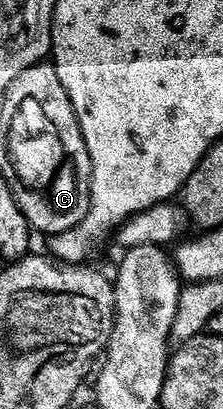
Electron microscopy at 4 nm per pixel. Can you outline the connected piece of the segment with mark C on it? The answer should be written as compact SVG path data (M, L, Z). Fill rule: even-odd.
M45 85L37 94L41 101L45 101L45 105L49 105L49 117L57 117L57 125L61 125L61 133L57 133L57 137L61 137L61 165L57 165L57 169L53 169L53 177L49 177L49 181L37 189L37 217L33 217L33 209L21 209L36 232L39 230L50 237L58 237L77 229L79 223L85 221L92 205L93 161L70 97L61 101L61 93L64 91L65 88L57 89L57 85L53 85L51 90L49 85Z

